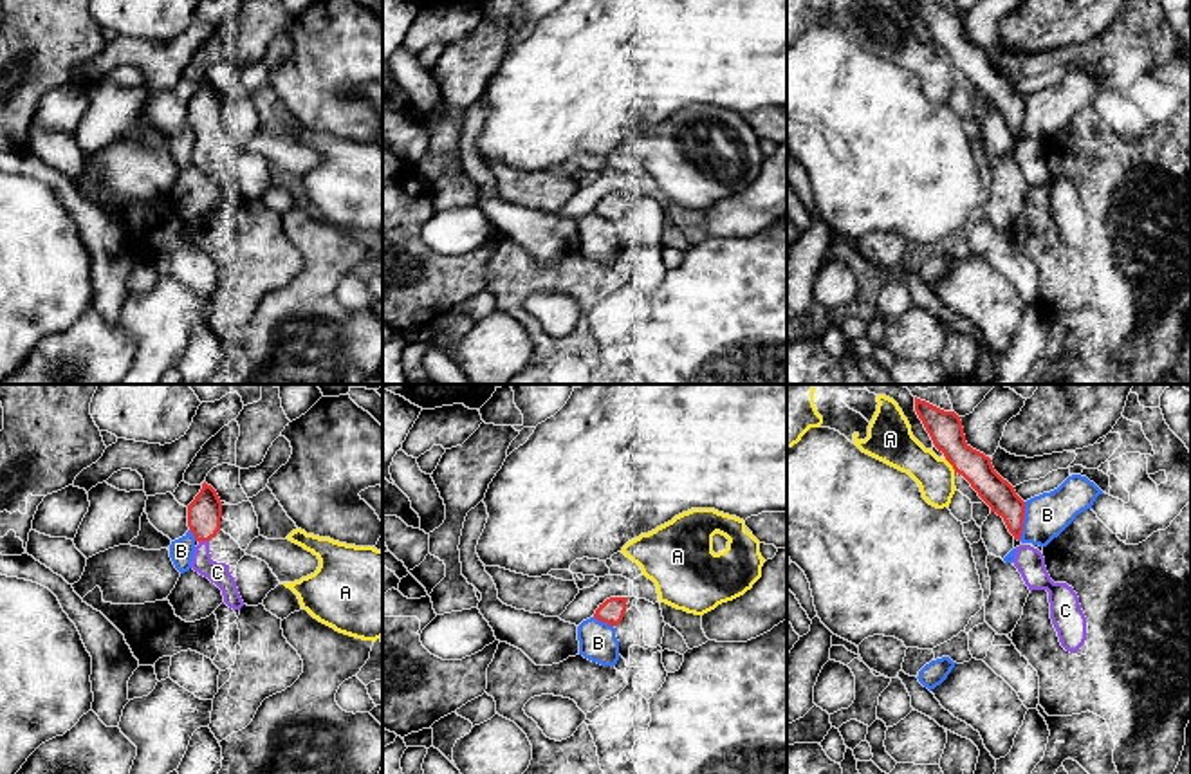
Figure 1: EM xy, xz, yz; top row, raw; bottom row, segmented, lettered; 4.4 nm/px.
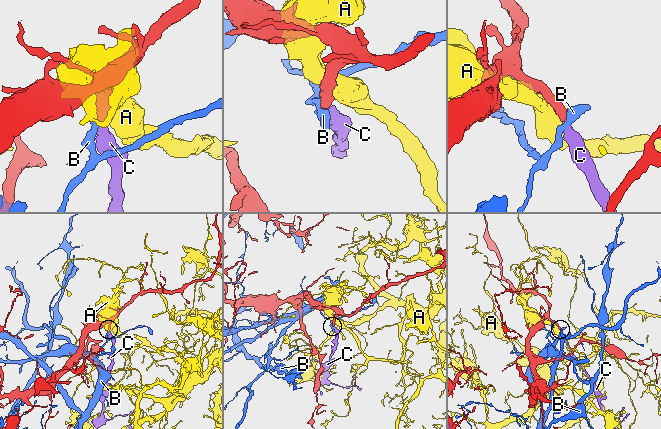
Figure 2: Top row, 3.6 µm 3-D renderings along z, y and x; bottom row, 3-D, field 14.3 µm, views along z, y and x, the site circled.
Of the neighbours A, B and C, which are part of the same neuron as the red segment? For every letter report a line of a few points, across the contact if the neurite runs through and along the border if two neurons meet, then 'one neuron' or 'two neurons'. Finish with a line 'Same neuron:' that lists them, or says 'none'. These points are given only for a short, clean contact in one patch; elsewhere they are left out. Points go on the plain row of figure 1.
A: two neurons
B: two neurons
C: one neuron
Same neuron: C

